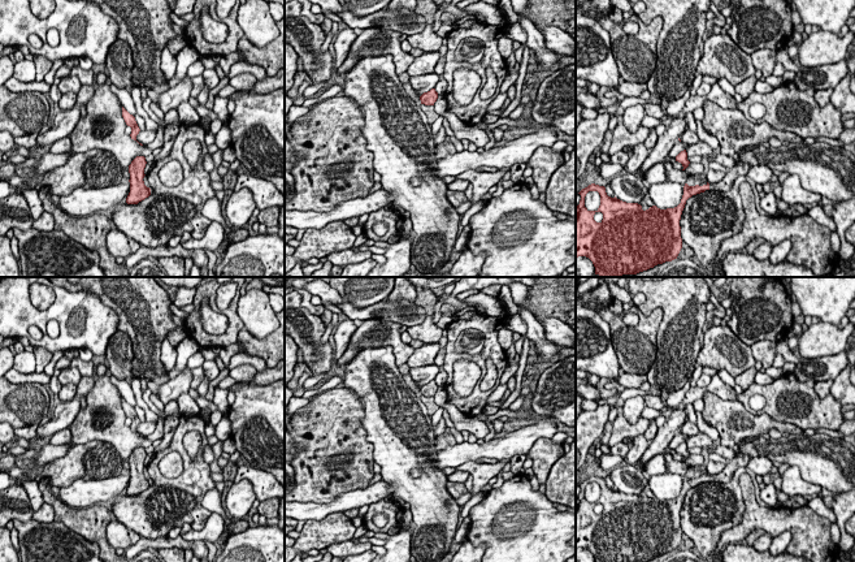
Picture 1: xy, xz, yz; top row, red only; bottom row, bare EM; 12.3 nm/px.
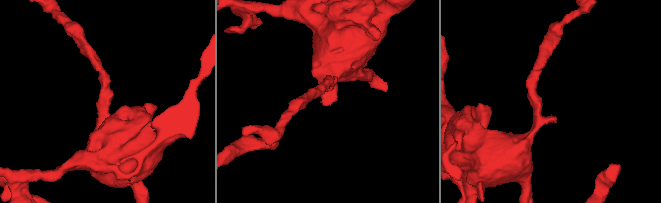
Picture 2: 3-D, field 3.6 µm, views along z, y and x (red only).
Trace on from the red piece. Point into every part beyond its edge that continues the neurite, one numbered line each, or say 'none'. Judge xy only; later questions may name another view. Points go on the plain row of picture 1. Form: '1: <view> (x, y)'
none

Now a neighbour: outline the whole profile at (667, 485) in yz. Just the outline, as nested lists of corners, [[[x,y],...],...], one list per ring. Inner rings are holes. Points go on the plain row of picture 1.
[[[664,472],[648,477],[650,490],[660,501],[674,500],[681,494],[683,477],[678,474]]]

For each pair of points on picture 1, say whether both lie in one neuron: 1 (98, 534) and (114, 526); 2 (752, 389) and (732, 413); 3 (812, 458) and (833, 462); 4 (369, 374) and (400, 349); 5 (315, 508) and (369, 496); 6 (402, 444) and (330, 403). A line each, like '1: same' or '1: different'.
1: different
2: different
3: same
4: different
5: same
6: different

